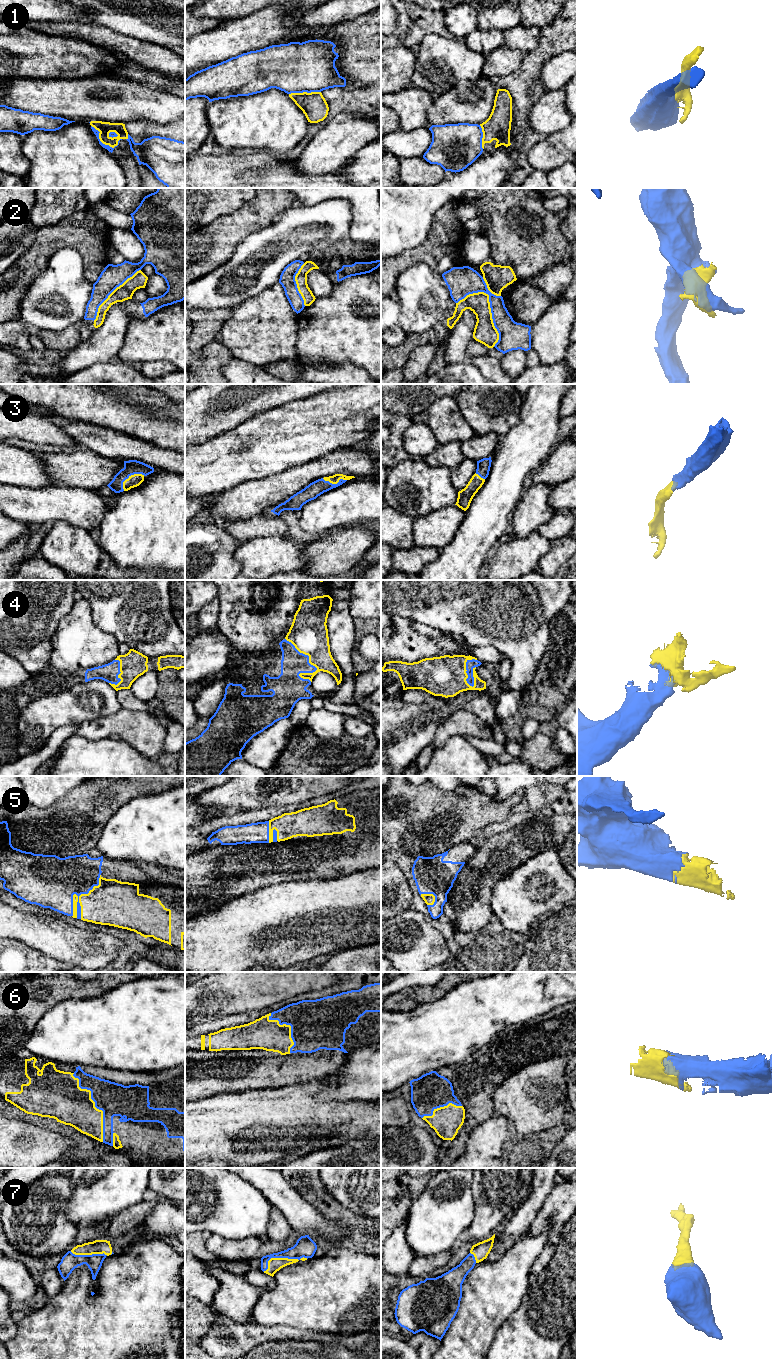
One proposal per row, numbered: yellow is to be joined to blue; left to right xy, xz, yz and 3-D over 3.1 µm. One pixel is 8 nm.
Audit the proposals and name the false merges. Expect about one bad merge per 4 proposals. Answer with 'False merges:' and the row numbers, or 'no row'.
False merges: 1, 2

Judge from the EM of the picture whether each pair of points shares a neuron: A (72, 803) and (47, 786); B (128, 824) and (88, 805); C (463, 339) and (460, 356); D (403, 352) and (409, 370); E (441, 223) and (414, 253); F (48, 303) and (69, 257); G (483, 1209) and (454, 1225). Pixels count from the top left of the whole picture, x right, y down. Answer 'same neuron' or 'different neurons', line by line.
A: different neurons
B: different neurons
C: same neuron
D: different neurons
E: same neuron
F: same neuron
G: different neurons

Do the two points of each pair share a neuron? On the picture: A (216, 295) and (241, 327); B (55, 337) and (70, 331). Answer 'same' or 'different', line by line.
A: different
B: same

